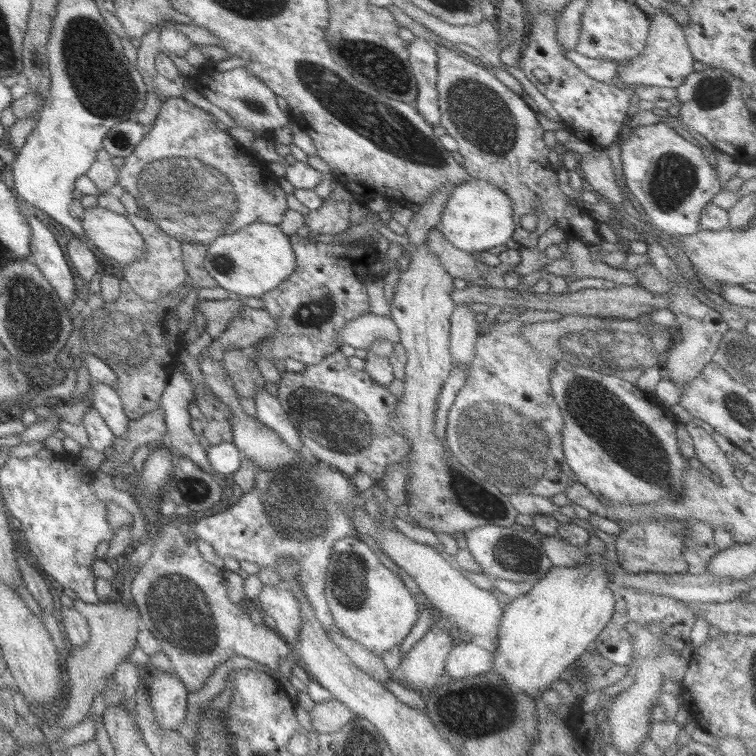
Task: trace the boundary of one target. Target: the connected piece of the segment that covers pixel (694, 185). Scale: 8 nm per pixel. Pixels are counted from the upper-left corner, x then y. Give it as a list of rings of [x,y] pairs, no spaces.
[[[664,121],[631,129],[629,138],[620,143],[620,161],[627,193],[629,192],[640,205],[649,224],[653,224],[659,230],[669,232],[670,236],[687,236],[697,231],[698,216],[721,188],[715,169],[701,154],[701,149],[676,134],[664,124]]]

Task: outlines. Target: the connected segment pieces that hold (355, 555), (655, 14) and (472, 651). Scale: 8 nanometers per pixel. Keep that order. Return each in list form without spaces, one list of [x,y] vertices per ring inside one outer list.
[[[358,538],[335,542],[328,562],[323,592],[334,628],[381,658],[383,652],[397,646],[411,630],[421,600],[411,596],[403,582],[380,564],[374,552]]]
[[[660,8],[649,13],[649,20],[647,39],[645,39],[643,50],[629,64],[618,67],[616,76],[619,82],[630,90],[643,86],[675,89],[689,74],[694,72],[693,58],[687,49],[685,39],[683,39],[682,28]]]
[[[468,643],[453,644],[444,663],[444,672],[453,678],[467,678],[467,676],[478,676],[491,669],[493,654],[485,649]]]

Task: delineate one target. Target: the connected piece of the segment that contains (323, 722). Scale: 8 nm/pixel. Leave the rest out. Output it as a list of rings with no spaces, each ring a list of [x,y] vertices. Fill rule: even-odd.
[[[333,698],[325,702],[315,703],[308,715],[316,734],[335,732],[356,717],[354,712],[351,712],[351,710]]]

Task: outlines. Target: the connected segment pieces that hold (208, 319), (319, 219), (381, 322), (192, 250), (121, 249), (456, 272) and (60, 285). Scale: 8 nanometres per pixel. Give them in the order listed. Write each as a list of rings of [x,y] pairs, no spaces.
[[[233,297],[222,300],[202,299],[194,304],[194,310],[203,316],[205,333],[214,340],[224,332],[242,306],[239,300]]]
[[[323,199],[317,211],[309,211],[305,217],[305,226],[313,234],[343,233],[349,228],[349,203]]]
[[[371,313],[349,321],[335,334],[340,340],[340,346],[341,344],[348,344],[354,349],[367,349],[373,341],[380,340],[380,338],[392,345],[399,340],[397,328],[388,317],[385,318]]]
[[[192,242],[180,243],[182,263],[186,276],[192,280],[194,288],[215,288],[218,284],[208,275],[203,268],[206,246]]]
[[[96,206],[84,209],[80,223],[84,230],[84,242],[87,242],[89,248],[102,260],[104,266],[107,264],[107,257],[123,265],[131,264],[144,254],[143,237],[123,215]]]
[[[437,227],[428,230],[423,243],[439,259],[445,272],[452,278],[459,278],[466,283],[480,277],[475,268],[474,257],[449,244]]]
[[[22,214],[30,226],[29,260],[37,267],[41,276],[49,283],[55,296],[67,307],[75,298],[75,283],[61,248],[55,242],[53,234],[33,215]]]

